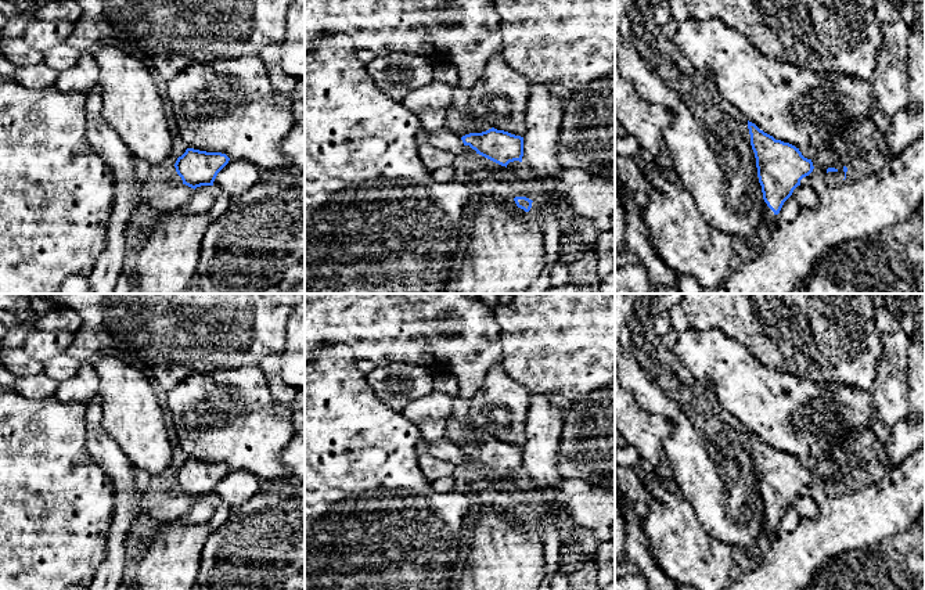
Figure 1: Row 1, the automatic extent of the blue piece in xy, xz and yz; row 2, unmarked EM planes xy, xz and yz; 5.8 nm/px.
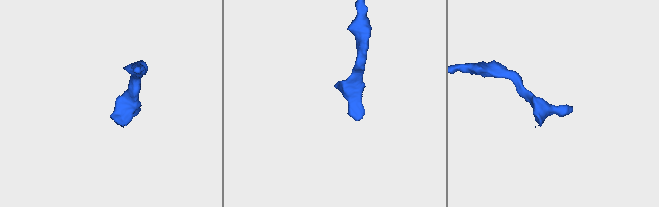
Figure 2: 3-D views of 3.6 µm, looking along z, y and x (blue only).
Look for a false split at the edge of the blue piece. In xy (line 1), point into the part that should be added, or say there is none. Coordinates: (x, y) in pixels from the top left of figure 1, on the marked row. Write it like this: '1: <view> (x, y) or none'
1: none

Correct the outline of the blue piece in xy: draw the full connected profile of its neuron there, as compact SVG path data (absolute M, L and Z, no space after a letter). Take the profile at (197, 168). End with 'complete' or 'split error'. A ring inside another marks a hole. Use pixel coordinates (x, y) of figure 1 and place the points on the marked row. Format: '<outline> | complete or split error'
M187 148L186 152L177 158L174 168L183 184L195 190L201 186L213 186L217 173L228 161L230 158L222 152Z | complete

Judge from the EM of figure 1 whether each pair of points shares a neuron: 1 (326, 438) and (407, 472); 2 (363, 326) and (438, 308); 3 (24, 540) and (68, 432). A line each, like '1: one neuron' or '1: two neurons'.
1: one neuron
2: one neuron
3: one neuron

